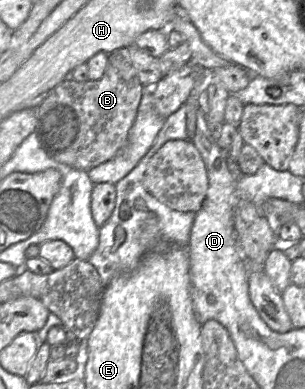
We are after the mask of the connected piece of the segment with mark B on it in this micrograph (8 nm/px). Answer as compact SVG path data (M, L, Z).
M120 48L108 55L107 67L99 80L77 82L73 79L64 79L36 108L35 132L42 148L57 162L86 172L113 159L126 145L143 93L143 85L131 62L129 48Z

